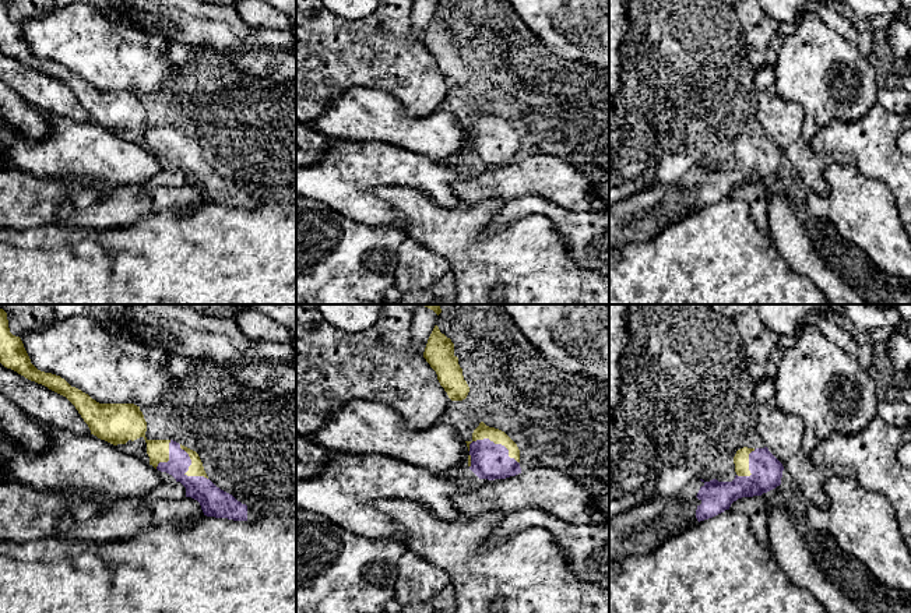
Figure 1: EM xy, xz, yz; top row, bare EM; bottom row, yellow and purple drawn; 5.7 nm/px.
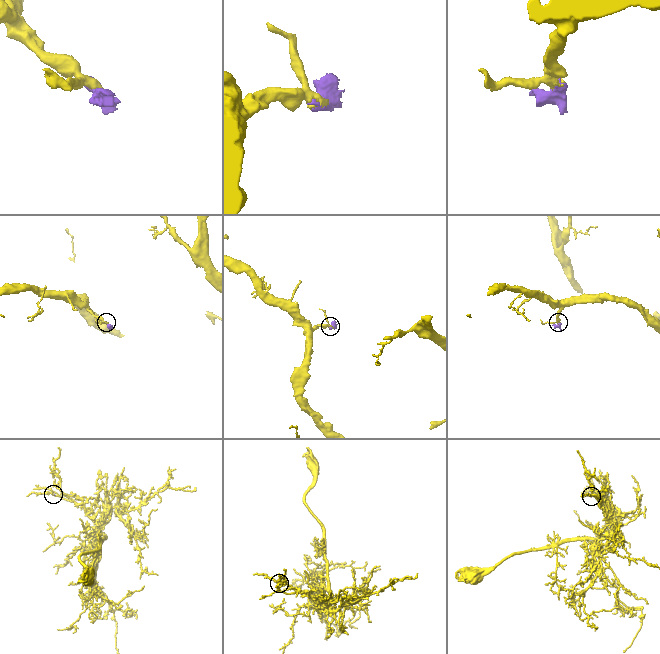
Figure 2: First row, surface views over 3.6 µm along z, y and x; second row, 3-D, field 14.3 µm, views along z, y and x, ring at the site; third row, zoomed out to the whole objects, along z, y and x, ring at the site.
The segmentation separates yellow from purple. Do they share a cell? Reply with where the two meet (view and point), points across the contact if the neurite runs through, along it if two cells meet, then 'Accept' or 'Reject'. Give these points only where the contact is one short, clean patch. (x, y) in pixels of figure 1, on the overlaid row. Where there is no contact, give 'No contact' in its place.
Touches yellow at xz (495, 443). Path across: xz (482, 432), (495, 443), (491, 461). Accept

